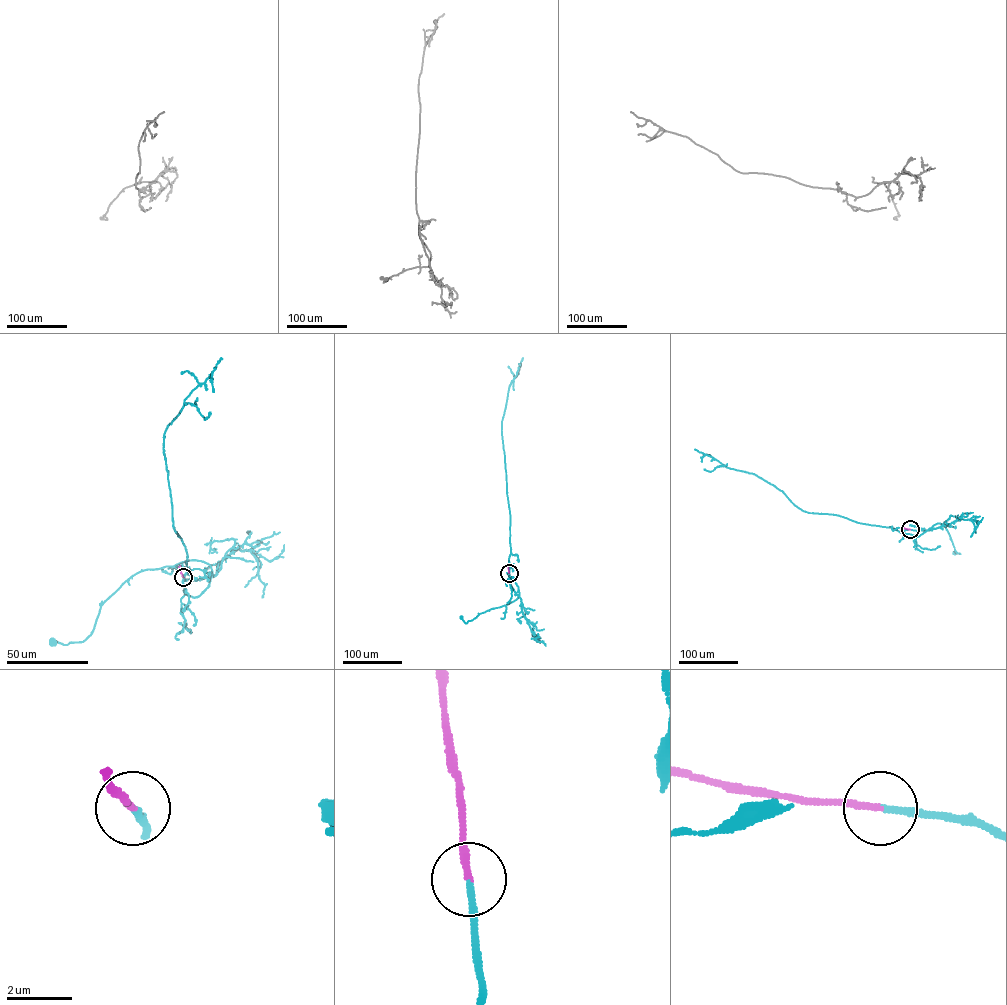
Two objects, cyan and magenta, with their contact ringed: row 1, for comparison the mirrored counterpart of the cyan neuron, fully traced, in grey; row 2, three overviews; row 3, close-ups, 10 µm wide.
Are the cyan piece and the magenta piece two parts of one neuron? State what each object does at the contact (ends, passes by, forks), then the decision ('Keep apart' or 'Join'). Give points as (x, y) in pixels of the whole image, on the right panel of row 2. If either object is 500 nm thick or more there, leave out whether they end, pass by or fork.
At the ring cyan ends. At the ring magenta ends. Join

